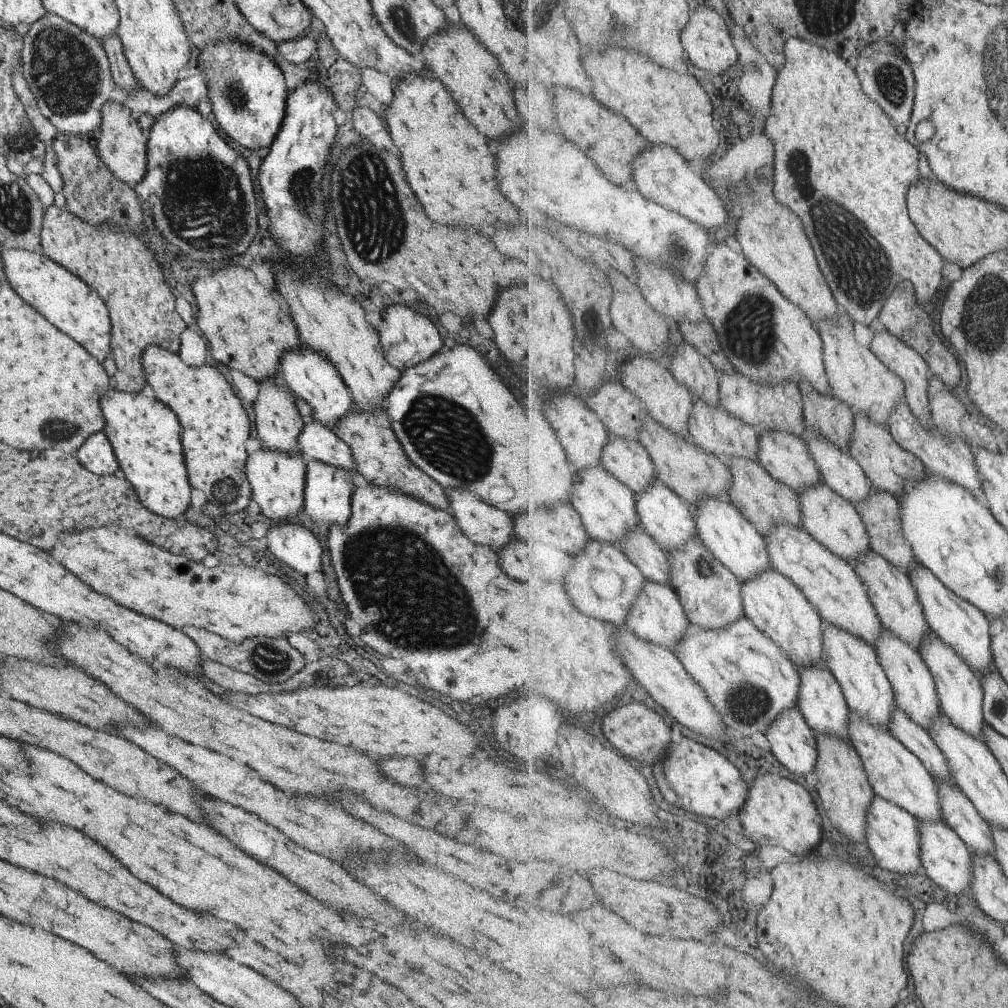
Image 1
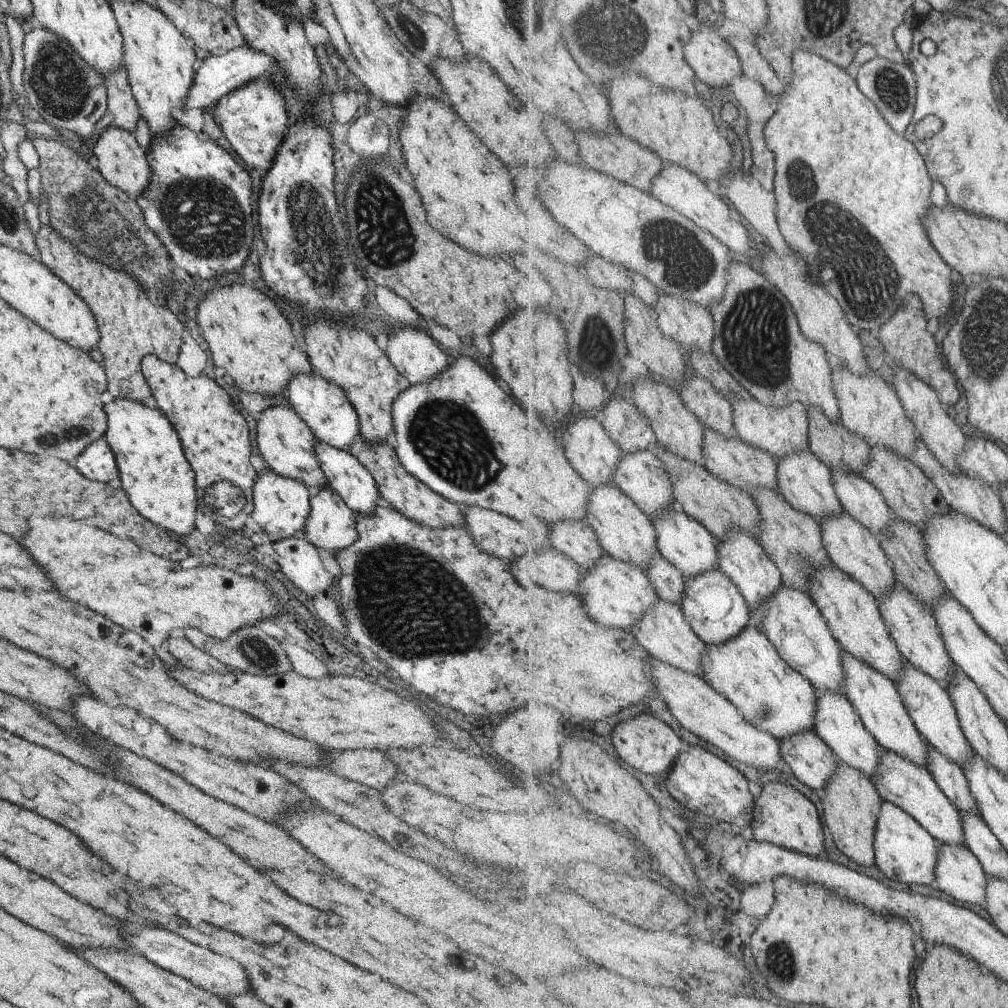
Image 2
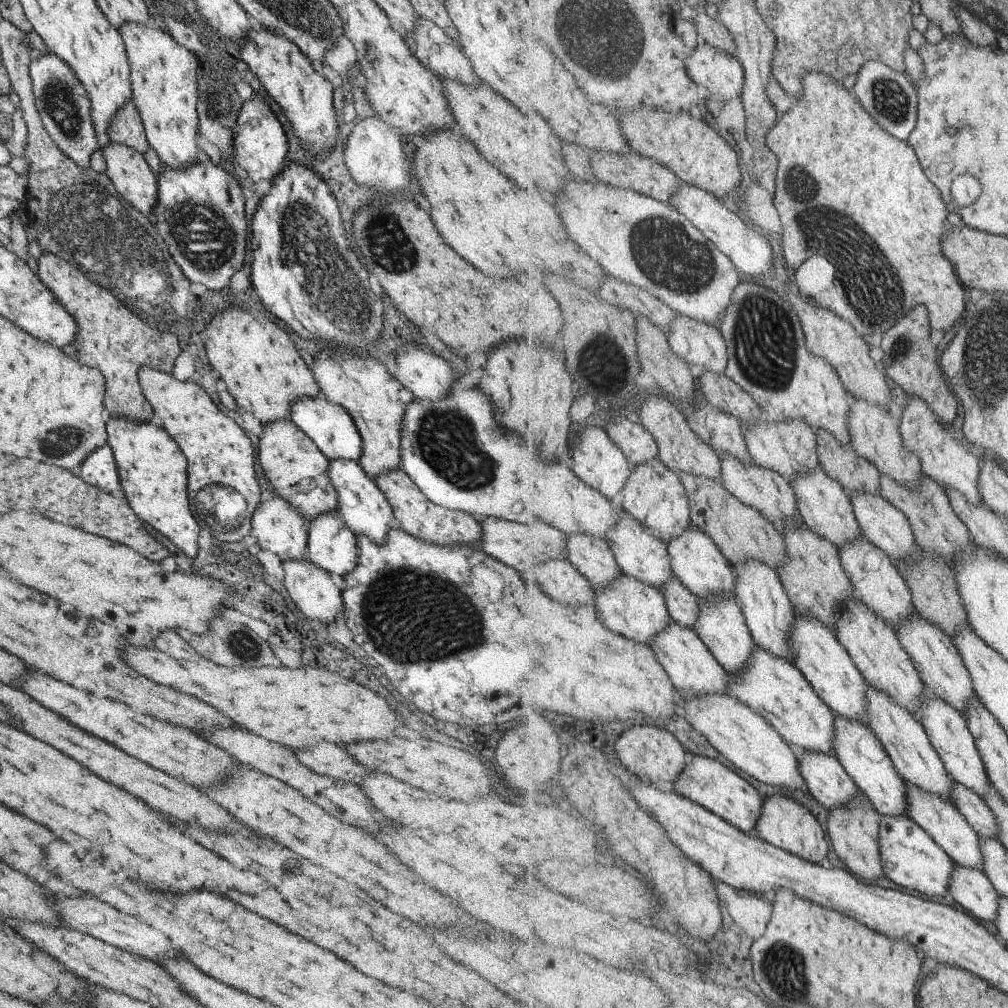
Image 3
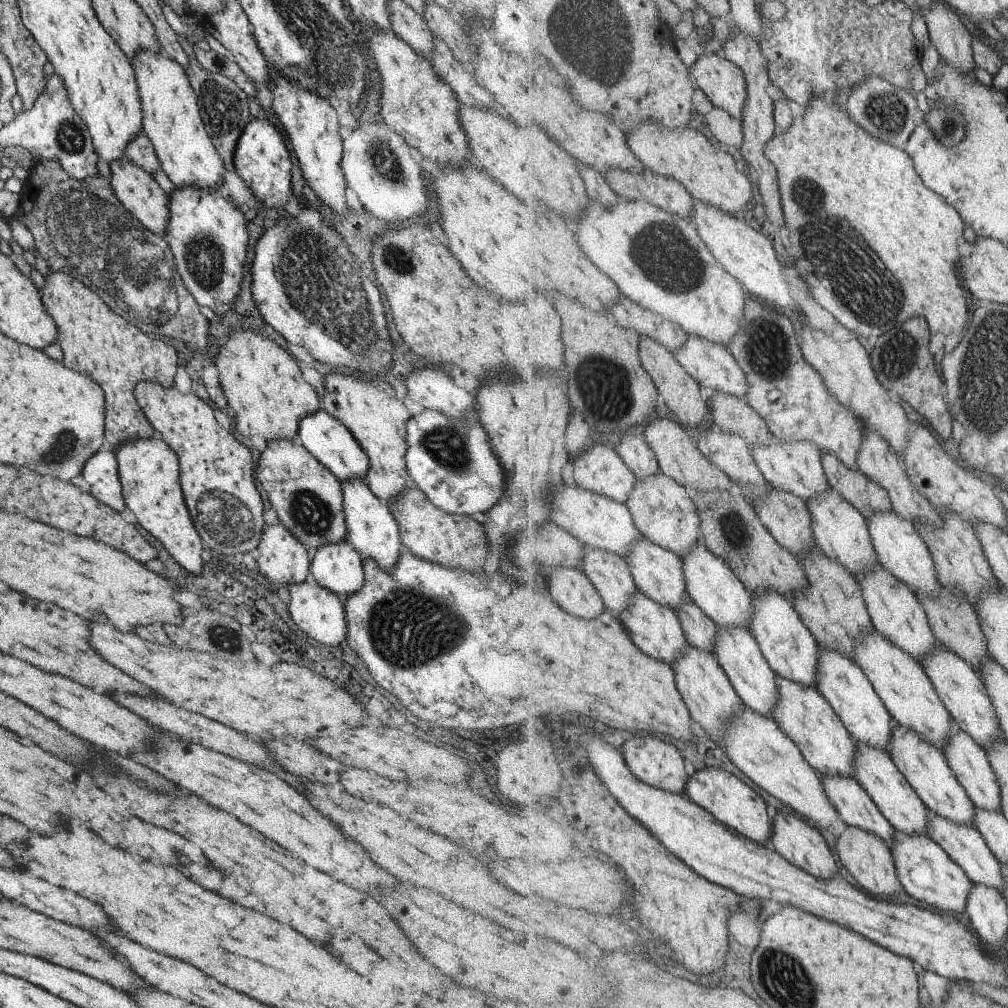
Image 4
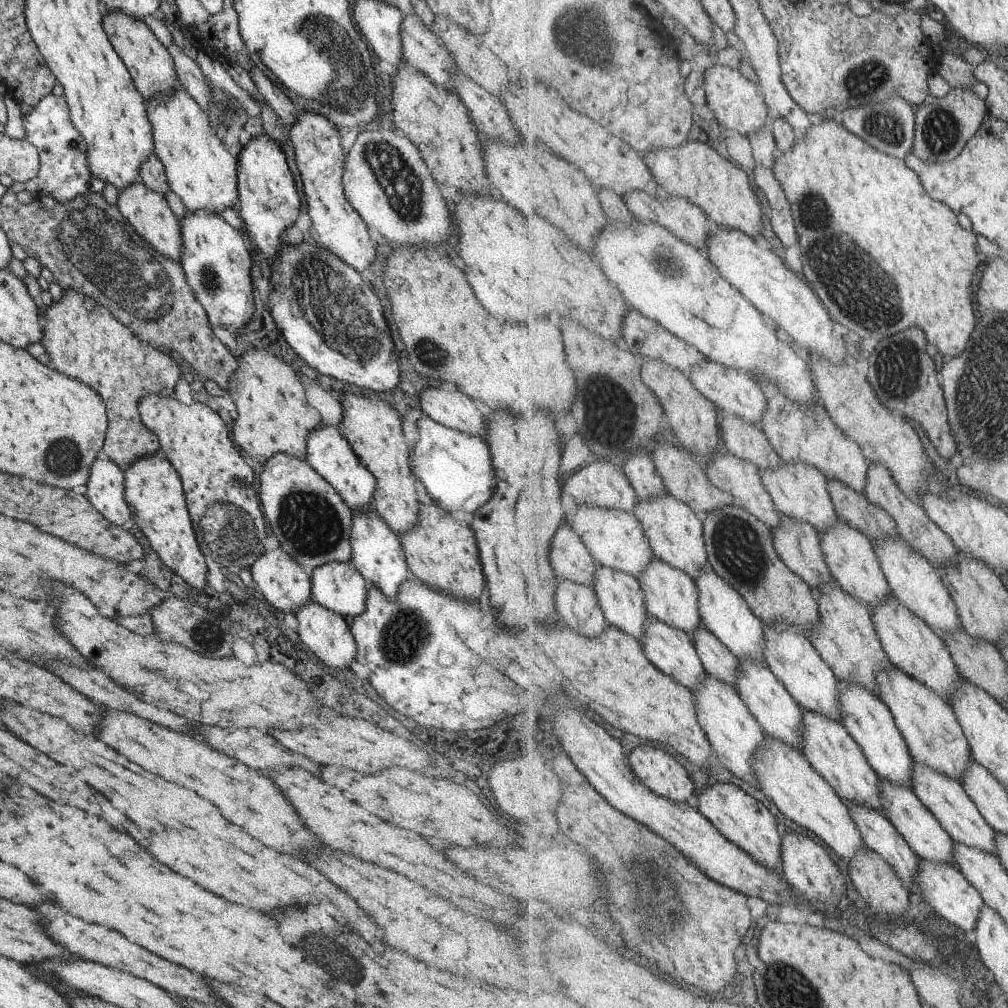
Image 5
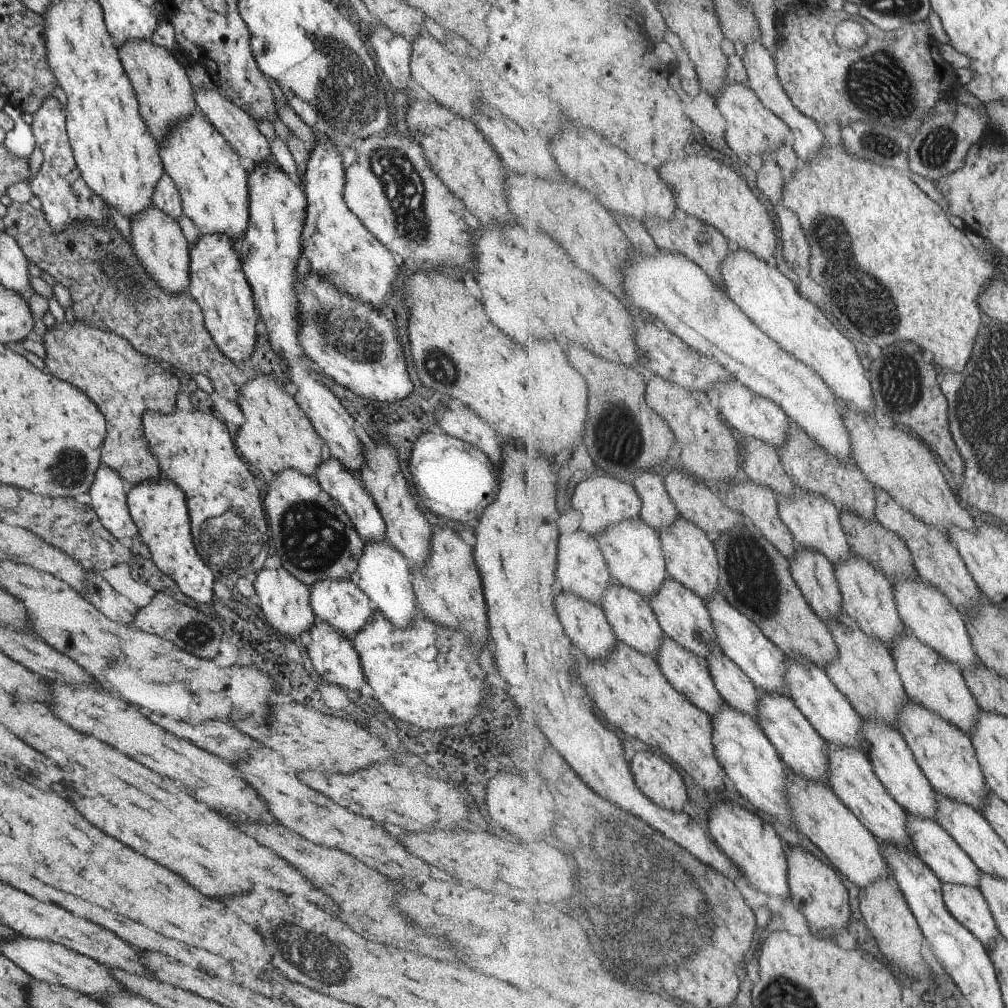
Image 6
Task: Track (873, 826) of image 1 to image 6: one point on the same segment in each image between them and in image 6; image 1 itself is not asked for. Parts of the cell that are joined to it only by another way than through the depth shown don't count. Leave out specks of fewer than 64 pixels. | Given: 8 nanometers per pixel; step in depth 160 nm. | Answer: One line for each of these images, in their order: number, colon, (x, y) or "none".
2: (907, 852)
3: (912, 858)
4: (927, 873)
5: (948, 891)
6: (967, 903)

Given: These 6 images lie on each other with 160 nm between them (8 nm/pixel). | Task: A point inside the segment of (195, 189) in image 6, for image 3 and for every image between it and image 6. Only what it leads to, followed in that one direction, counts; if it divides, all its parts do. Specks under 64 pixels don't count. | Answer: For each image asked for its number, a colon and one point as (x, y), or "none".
3: (163, 75)
4: (169, 115)
5: (198, 168)

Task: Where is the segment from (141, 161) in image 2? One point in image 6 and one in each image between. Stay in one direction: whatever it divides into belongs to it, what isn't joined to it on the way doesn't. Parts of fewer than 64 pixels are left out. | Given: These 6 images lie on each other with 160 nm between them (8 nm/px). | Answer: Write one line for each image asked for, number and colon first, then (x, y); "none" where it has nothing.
3: (132, 179)
4: (137, 191)
5: (146, 211)
6: (157, 241)

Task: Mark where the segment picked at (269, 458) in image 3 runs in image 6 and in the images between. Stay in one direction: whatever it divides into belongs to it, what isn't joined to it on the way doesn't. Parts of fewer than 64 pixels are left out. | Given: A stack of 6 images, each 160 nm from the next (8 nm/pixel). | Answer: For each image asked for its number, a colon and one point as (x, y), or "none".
4: (307, 498)
5: (311, 522)
6: (313, 537)

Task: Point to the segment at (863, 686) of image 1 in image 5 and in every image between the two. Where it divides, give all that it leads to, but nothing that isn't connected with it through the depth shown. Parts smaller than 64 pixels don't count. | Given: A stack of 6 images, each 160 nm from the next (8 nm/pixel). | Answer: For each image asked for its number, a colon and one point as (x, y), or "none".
2: (877, 698)
3: (915, 757)
4: (926, 767)
5: (946, 797)

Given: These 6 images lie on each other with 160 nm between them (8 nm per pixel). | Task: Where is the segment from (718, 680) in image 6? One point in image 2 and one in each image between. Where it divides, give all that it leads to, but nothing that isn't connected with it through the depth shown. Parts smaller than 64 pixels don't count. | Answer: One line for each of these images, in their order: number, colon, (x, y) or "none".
2: (670, 582)
3: (684, 605)
4: (701, 631)
5: (719, 660)

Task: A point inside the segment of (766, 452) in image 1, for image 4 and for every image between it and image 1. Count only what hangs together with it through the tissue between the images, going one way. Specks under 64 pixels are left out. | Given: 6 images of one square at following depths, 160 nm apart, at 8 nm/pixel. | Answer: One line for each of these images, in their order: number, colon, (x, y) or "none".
2: (804, 479)
3: (823, 503)
4: (841, 529)

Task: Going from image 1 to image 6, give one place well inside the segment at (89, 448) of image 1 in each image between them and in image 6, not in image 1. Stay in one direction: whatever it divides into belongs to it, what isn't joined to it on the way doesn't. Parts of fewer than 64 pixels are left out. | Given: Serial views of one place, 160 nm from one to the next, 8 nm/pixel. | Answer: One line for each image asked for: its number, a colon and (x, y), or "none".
2: (96, 462)
3: (98, 468)
4: (99, 471)
5: (104, 490)
6: (106, 497)

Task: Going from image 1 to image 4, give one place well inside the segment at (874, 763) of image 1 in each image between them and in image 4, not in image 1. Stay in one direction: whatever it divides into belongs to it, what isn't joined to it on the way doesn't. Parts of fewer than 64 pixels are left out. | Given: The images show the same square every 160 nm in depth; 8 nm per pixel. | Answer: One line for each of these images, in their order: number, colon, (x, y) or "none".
2: (901, 781)
3: (940, 817)
4: (965, 844)

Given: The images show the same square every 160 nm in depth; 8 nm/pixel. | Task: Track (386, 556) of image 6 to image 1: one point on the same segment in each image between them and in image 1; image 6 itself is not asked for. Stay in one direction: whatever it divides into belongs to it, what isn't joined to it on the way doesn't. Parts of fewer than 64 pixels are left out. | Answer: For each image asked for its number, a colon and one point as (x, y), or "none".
1: (315, 441)
2: (344, 473)
3: (361, 505)
4: (370, 527)
5: (376, 552)

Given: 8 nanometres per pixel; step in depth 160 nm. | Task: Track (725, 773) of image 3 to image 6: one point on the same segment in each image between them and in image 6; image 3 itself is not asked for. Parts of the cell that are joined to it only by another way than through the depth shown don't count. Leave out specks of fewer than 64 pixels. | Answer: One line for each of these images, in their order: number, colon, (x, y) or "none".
4: (732, 801)
5: (741, 818)
6: (755, 846)

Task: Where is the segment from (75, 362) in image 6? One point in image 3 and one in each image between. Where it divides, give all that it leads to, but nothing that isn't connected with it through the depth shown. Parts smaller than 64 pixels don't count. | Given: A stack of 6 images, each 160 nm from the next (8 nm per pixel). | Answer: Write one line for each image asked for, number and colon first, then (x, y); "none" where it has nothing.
3: (111, 338)
4: (94, 340)
5: (83, 341)

